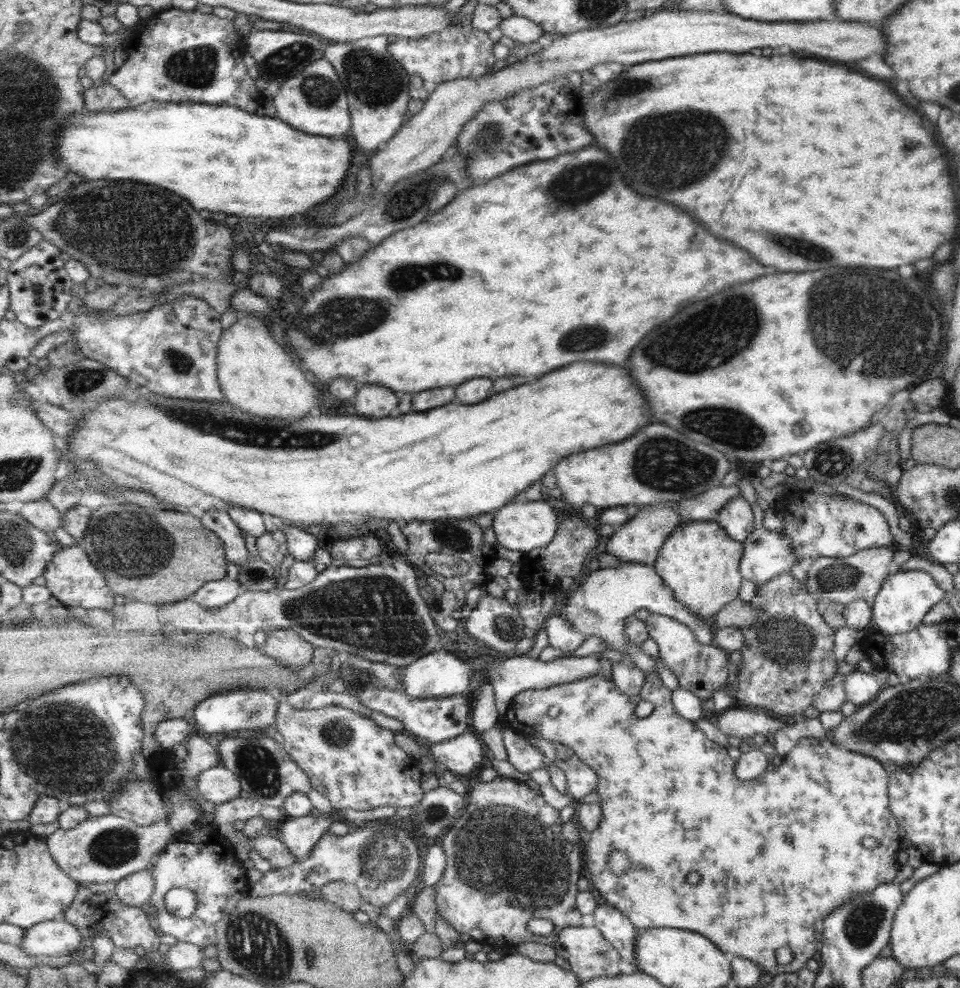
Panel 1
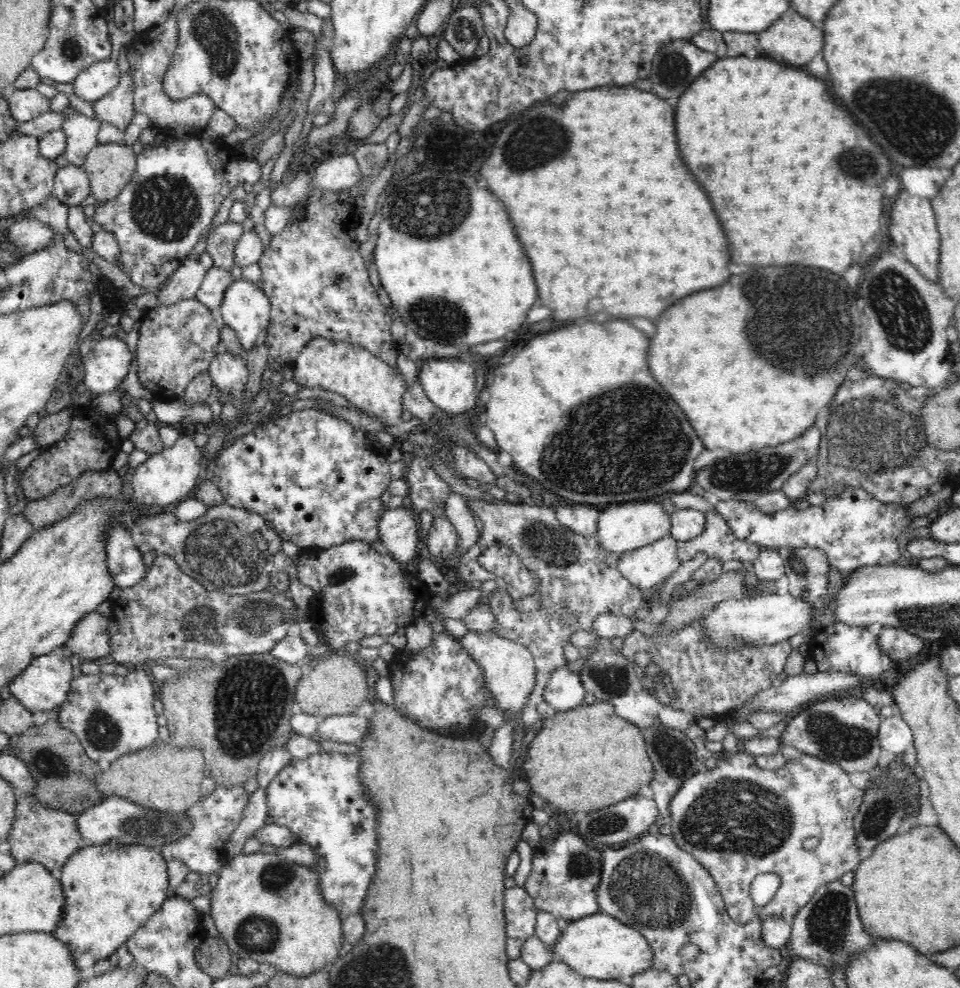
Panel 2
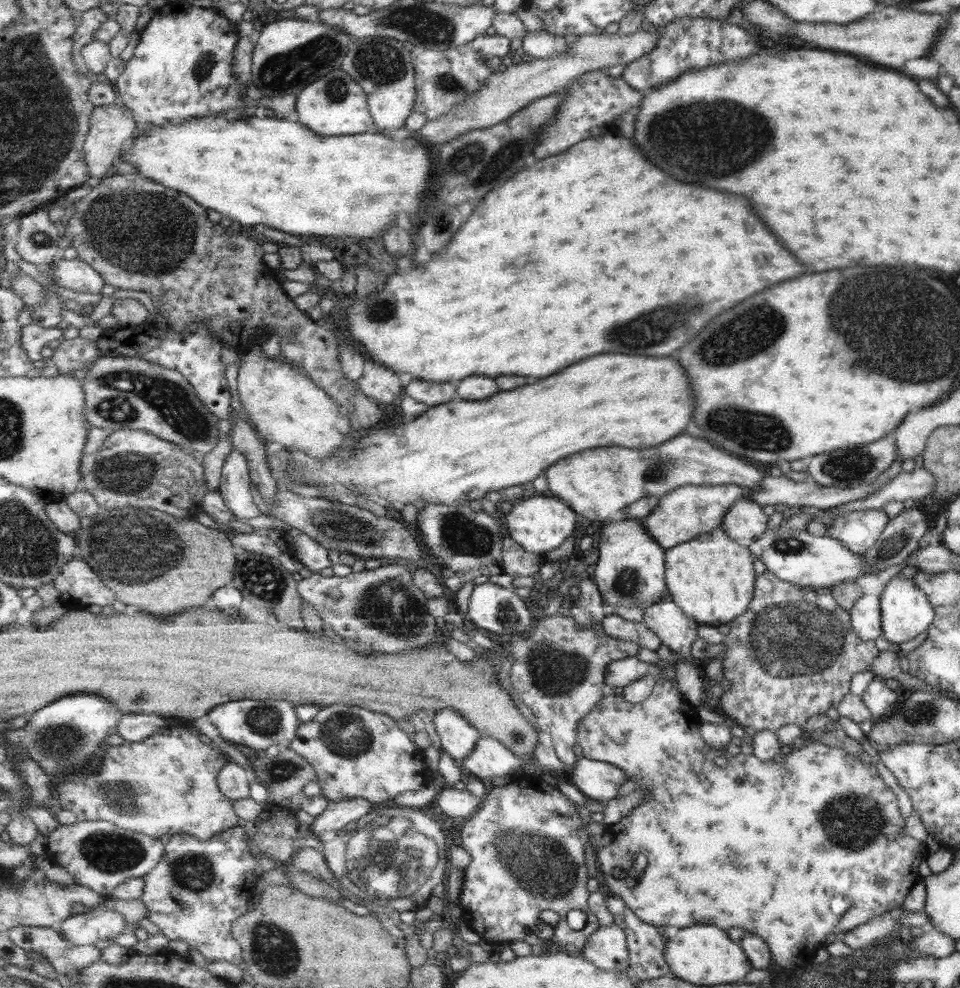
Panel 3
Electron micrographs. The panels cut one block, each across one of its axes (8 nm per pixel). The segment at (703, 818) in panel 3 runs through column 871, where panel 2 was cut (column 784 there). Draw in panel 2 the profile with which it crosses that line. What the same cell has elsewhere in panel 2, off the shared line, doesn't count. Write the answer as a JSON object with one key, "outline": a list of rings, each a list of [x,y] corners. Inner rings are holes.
{"outline":[[[738,750],[727,759],[718,759],[712,770],[702,769],[681,784],[670,799],[670,837],[678,848],[692,855],[710,873],[734,922],[748,924],[754,918],[764,920],[768,915],[780,915],[792,924],[798,909],[808,902],[821,884],[857,870],[860,862],[855,849],[853,820],[863,798],[861,790],[850,783],[848,774],[837,763],[802,753],[799,759],[789,762],[784,768],[766,771],[758,768],[752,755]],[[806,838],[818,838],[816,848],[804,849],[802,842]],[[766,872],[776,872],[781,877],[781,885],[771,901],[756,907],[750,897],[750,882],[754,876]]]}

